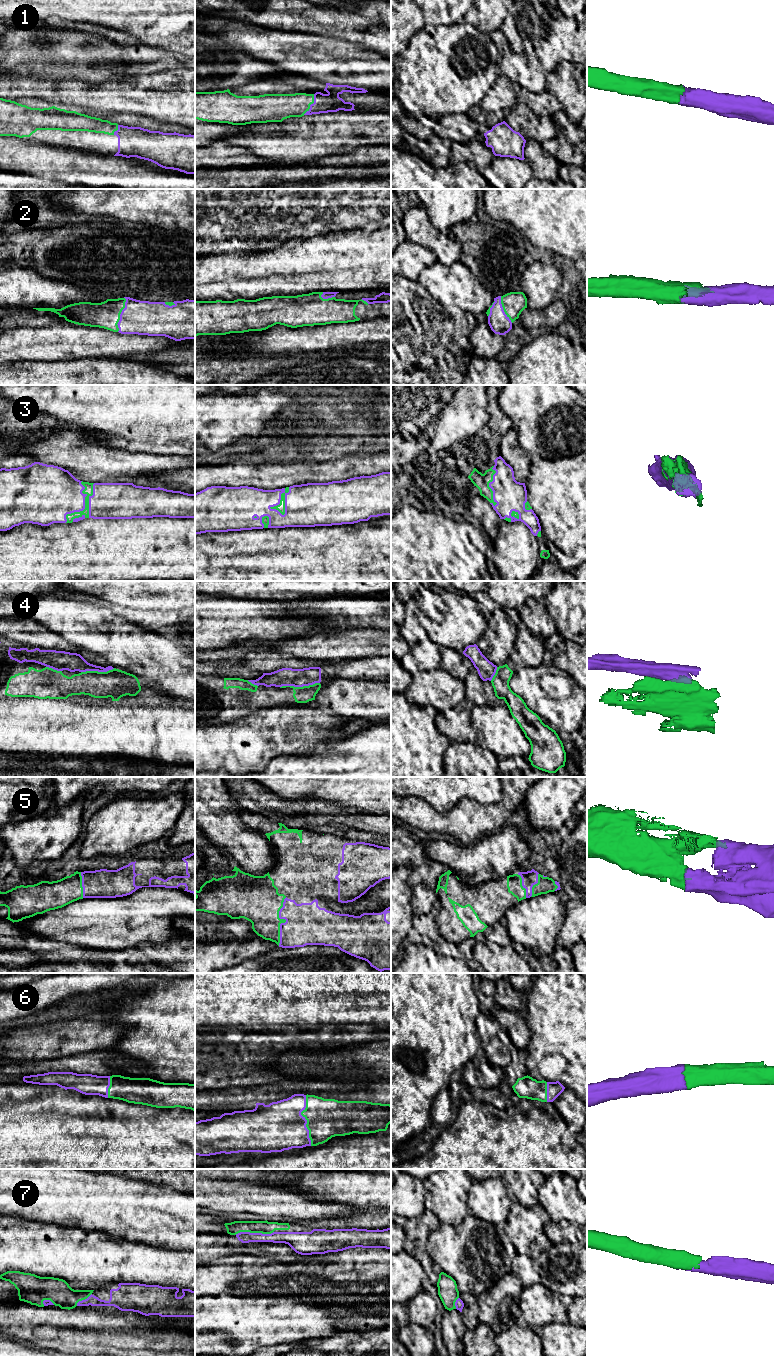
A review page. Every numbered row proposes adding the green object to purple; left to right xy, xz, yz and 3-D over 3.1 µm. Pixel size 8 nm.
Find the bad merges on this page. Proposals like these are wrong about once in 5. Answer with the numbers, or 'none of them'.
4

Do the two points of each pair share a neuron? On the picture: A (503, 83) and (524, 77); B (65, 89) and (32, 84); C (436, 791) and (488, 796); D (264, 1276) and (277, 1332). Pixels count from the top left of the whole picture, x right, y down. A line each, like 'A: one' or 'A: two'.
A: two
B: one
C: one
D: two

